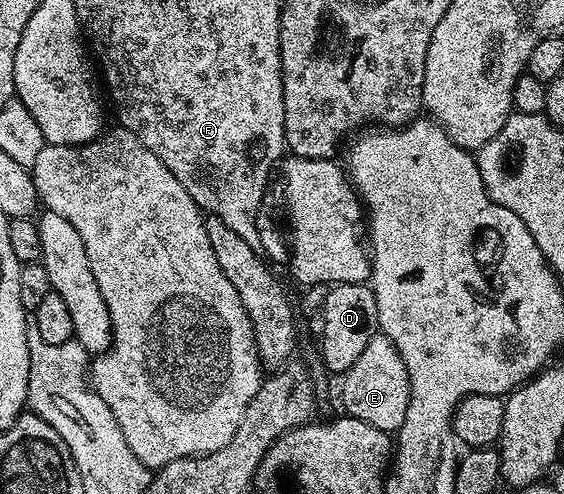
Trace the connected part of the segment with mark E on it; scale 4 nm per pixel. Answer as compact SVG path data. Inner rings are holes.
M375 334L372 340L362 349L358 361L343 372L344 384L340 387L340 399L349 416L358 421L366 421L366 425L374 425L374 429L382 429L389 433L400 430L402 421L406 421L406 407L410 405L410 377L406 373L406 365L402 365L402 357L398 349L382 334Z

